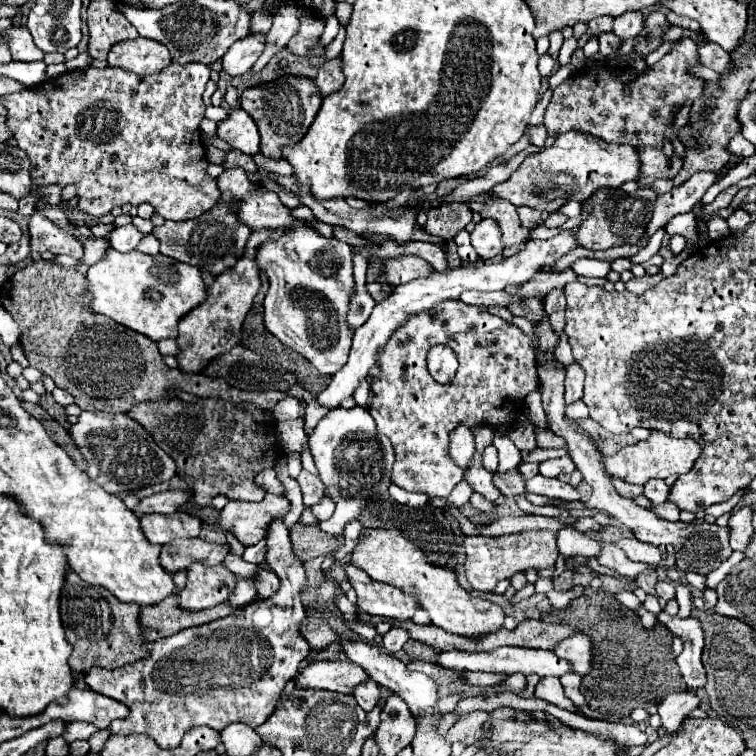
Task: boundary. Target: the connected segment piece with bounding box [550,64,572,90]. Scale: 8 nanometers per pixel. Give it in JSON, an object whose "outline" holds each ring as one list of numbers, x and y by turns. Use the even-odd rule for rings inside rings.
{"outline":[[568,64,568,66,560,66,560,68,550,76,550,90,556,90,558,84,562,84,570,74,572,74,572,66,570,66,570,64]]}

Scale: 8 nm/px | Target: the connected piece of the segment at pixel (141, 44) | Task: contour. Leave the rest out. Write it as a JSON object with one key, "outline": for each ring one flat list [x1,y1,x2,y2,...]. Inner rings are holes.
{"outline":[[148,38,124,40,110,48,108,66,122,68,140,76,158,74,162,68,172,64,172,56,164,44,158,44]]}

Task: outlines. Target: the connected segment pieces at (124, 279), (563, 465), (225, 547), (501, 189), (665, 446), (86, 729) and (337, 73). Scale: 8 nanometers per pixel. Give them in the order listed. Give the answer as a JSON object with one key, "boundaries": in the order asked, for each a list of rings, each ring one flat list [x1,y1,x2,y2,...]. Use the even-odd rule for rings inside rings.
{"boundaries":[[[108,248,104,258,88,268,86,282,88,282,86,294,92,298,92,302,90,302,92,312,104,314,136,332,144,332,144,336,150,336,154,342,158,342,162,338,176,338,178,320,186,312,190,312,194,306,198,306,202,300,206,300,206,288,202,284,198,268,184,264,184,262,176,262,174,258,166,258,164,254,148,256,138,250,118,252,114,248]],[[570,456,540,462,540,474,550,476,550,478,554,478,554,476,558,476,562,472,572,472,572,470,574,470,574,462,570,460]],[[204,538,176,540,174,544,162,546,162,566,166,566,168,572,176,572,180,568,188,568,196,560,208,564,220,564,224,562,228,552,230,552,228,542,214,544]],[[570,130,556,138,556,144,544,148,538,154,528,156,512,176,496,184,492,192,514,206,532,206,536,210,556,212,566,200,584,202,596,188,618,188,625,182,638,180,642,170,636,148,624,144,604,144,596,136,588,136,578,130]],[[650,430,648,440,636,442,632,446,624,446,614,456,602,456,602,462,608,470,608,474,618,476,618,478,622,478,626,482,632,482,632,484,644,484,650,478,662,478,664,480,670,474,686,474,692,468,698,454,702,452,700,448,702,446,692,436,676,438,676,436,658,432,658,430]],[[74,721,66,726,63,738,68,744,76,740,87,740,97,730,98,728,96,728,93,724,84,721]],[[340,56,332,58,332,60,326,60,320,66,318,76,316,76,316,84,318,84,318,90,320,90,322,96,328,96,328,94,336,92,338,88,342,88,344,74,342,74,342,60,340,60]]]}

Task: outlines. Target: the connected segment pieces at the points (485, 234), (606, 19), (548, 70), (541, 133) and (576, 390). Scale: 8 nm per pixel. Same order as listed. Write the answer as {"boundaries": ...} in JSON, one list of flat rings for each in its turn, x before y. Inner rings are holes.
{"boundaries":[[[490,218,478,222,476,228,472,230,472,246,482,260,502,254,504,246,502,246,502,234,498,224]],[[600,16,600,18,594,18,594,20,588,22,588,34,600,36,602,32,612,32,612,22,614,22,612,16]],[[545,53,539,58,538,70,543,77,549,77,553,72,553,67,556,61,548,54]],[[528,125,525,130,525,134,527,134,530,138,530,141,533,145,537,147,544,147,545,140,548,136,547,130,544,125]],[[574,360,566,368,566,404,572,404,574,400,582,398,582,388,584,388,584,372,582,366]]]}

